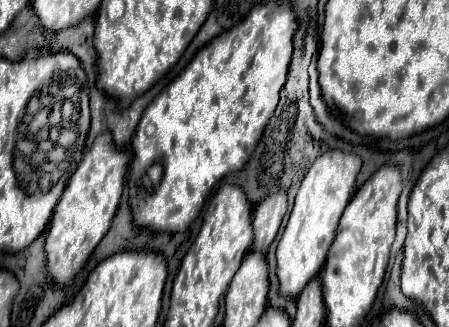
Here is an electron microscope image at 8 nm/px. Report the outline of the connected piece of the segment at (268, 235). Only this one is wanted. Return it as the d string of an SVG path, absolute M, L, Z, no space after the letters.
M280 190L276 194L270 194L266 200L262 200L254 208L254 240L252 240L252 250L266 254L270 244L274 242L278 228L282 224L282 218L288 210L288 200L286 200L286 190Z

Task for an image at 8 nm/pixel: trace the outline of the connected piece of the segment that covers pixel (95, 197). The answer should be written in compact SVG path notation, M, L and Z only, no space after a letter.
M104 132L94 140L88 152L84 152L78 170L68 180L68 186L64 188L62 198L54 208L46 234L46 246L44 246L46 270L58 288L72 286L76 274L86 266L90 254L108 232L124 190L126 166L128 166L128 156L120 152L112 144L110 134Z

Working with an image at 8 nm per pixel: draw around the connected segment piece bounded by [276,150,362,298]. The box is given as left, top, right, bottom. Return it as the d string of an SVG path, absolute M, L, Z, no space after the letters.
M330 150L318 156L310 166L296 194L296 202L288 226L276 248L276 260L278 260L276 274L278 274L278 290L282 296L296 298L304 290L308 280L312 280L322 270L328 248L334 240L338 220L352 198L352 190L360 166L362 162L356 154L344 154L340 150Z

